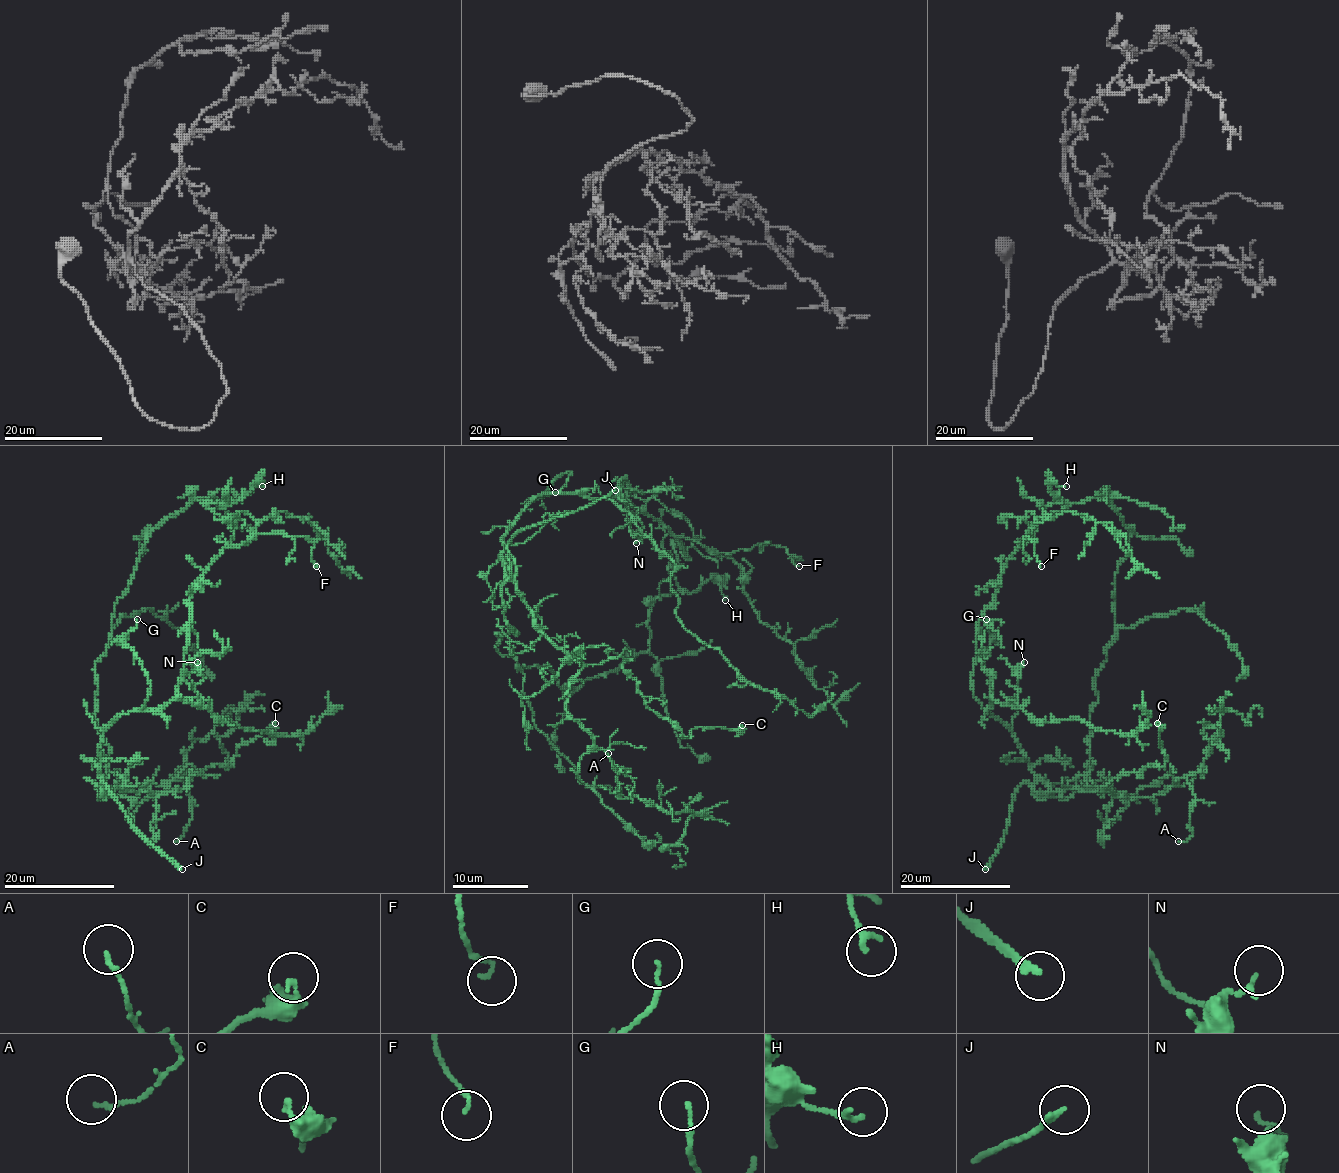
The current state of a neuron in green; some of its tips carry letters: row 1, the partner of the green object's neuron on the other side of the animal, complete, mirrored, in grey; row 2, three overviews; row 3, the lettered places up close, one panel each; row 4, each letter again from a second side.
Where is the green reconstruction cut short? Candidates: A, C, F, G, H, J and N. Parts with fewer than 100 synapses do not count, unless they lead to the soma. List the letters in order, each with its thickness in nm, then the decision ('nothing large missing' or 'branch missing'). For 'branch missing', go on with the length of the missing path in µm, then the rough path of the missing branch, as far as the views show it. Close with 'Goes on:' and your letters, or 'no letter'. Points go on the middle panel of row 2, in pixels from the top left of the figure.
A: 130 nm | nothing large missing
C: 240 nm | nothing large missing
F: 120 nm | nothing large missing
G: 90 nm | nothing large missing
H: 200 nm | nothing large missing
J: 190 nm | branch missing | 100 µm
N: 140 nm | nothing large missing
Goes on: J

